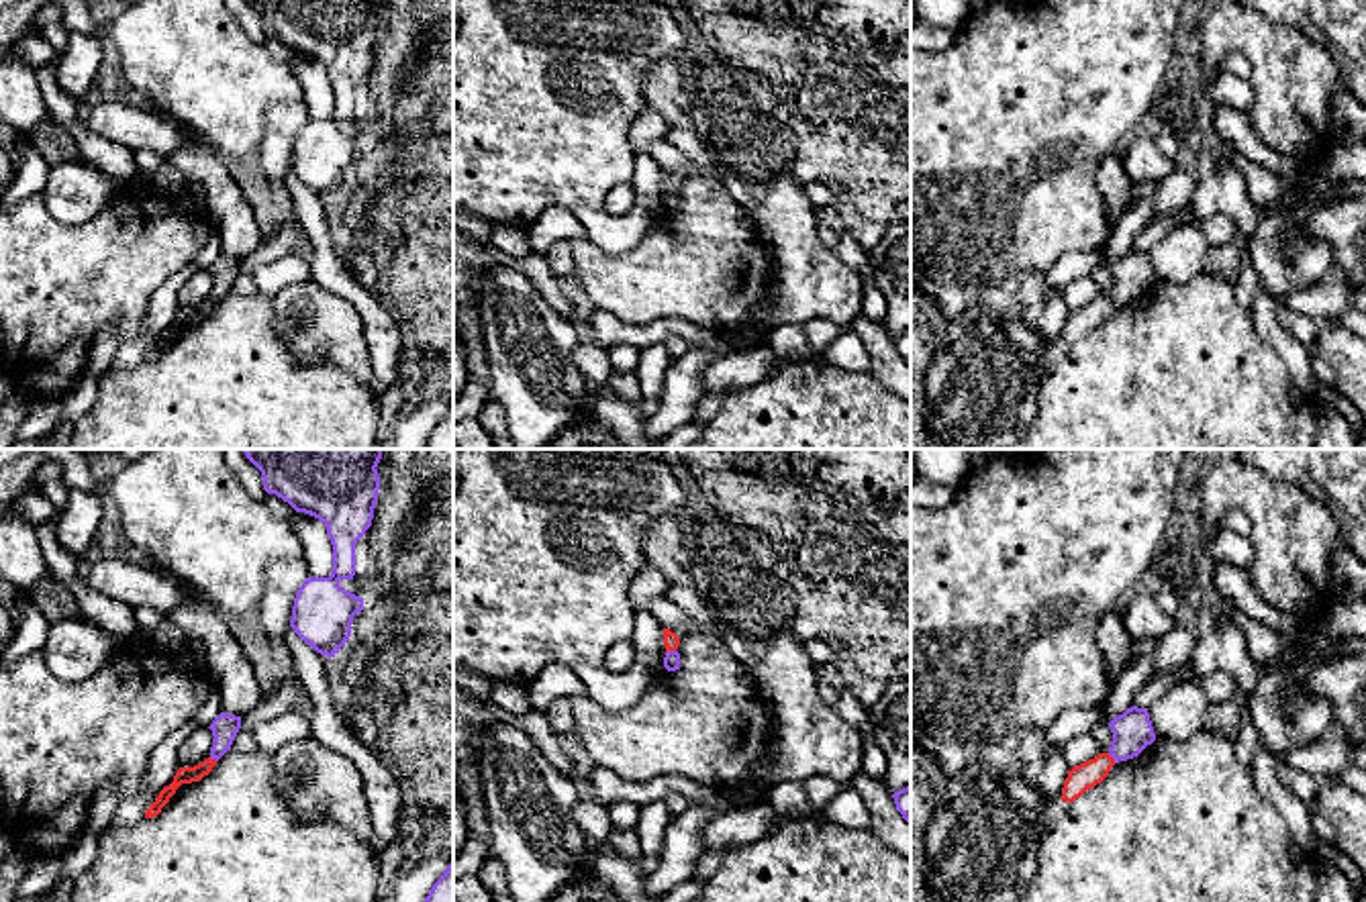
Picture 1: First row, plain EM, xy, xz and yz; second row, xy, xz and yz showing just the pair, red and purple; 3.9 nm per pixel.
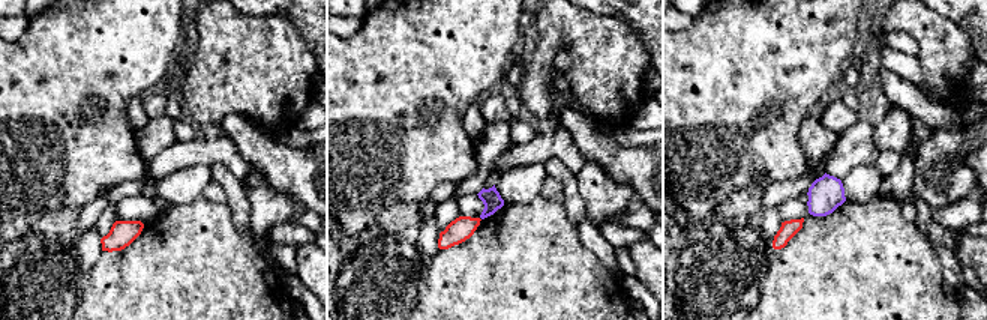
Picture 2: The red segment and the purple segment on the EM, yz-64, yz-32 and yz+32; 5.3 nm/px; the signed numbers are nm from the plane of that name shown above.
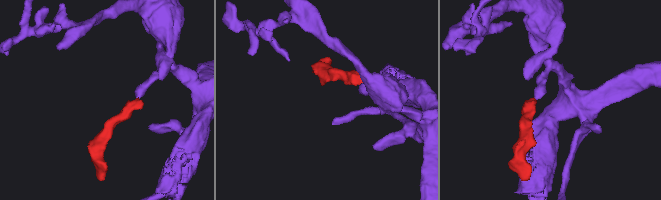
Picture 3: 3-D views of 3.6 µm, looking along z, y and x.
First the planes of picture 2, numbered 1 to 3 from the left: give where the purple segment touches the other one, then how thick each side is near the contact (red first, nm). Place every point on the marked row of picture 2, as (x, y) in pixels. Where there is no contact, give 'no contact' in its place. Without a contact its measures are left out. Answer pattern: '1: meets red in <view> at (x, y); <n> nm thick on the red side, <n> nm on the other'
1: no contact
2: no contact
3: no contact

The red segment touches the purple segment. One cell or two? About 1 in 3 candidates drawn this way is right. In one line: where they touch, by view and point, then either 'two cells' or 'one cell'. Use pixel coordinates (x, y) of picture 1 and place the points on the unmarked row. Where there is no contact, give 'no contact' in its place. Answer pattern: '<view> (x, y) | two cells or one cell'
xz (670, 192) | two cells

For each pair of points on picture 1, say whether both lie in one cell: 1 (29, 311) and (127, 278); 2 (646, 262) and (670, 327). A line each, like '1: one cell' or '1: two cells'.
1: one cell
2: two cells

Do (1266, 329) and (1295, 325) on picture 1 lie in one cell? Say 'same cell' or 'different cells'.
different cells

